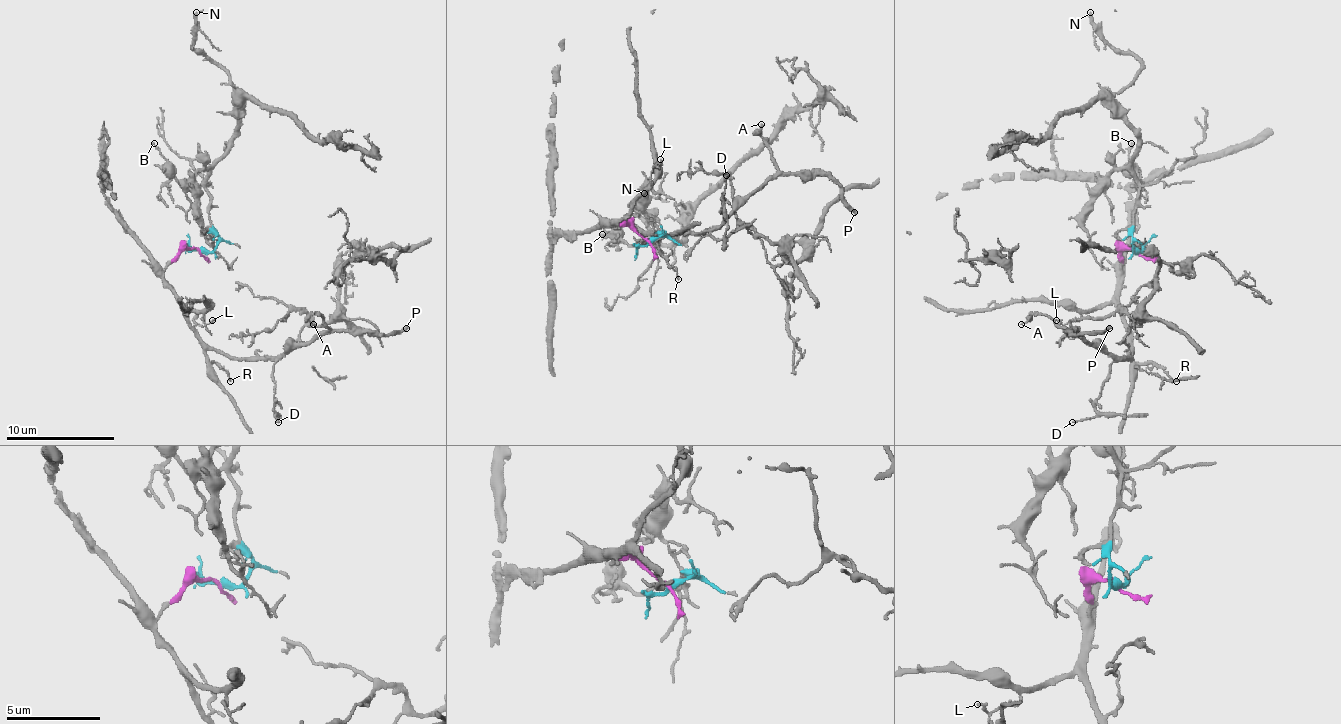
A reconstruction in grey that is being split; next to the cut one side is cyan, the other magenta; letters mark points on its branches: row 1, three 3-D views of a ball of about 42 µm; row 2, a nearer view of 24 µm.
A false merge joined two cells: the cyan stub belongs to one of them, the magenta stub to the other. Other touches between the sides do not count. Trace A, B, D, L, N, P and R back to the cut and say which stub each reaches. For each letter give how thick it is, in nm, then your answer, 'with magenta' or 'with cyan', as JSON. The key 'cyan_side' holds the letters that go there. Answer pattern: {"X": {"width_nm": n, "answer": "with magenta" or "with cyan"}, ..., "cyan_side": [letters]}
{"A": {"width_nm": 160, "answer": "with magenta"}, "B": {"width_nm": 130, "answer": "with cyan"}, "D": {"width_nm": 130, "answer": "with magenta"}, "L": {"width_nm": 130, "answer": "with magenta"}, "N": {"width_nm": 240, "answer": "with cyan"}, "P": {"width_nm": 260, "answer": "with magenta"}, "R": {"width_nm": 110, "answer": "with magenta"}, "cyan_side": ["B", "N"]}

